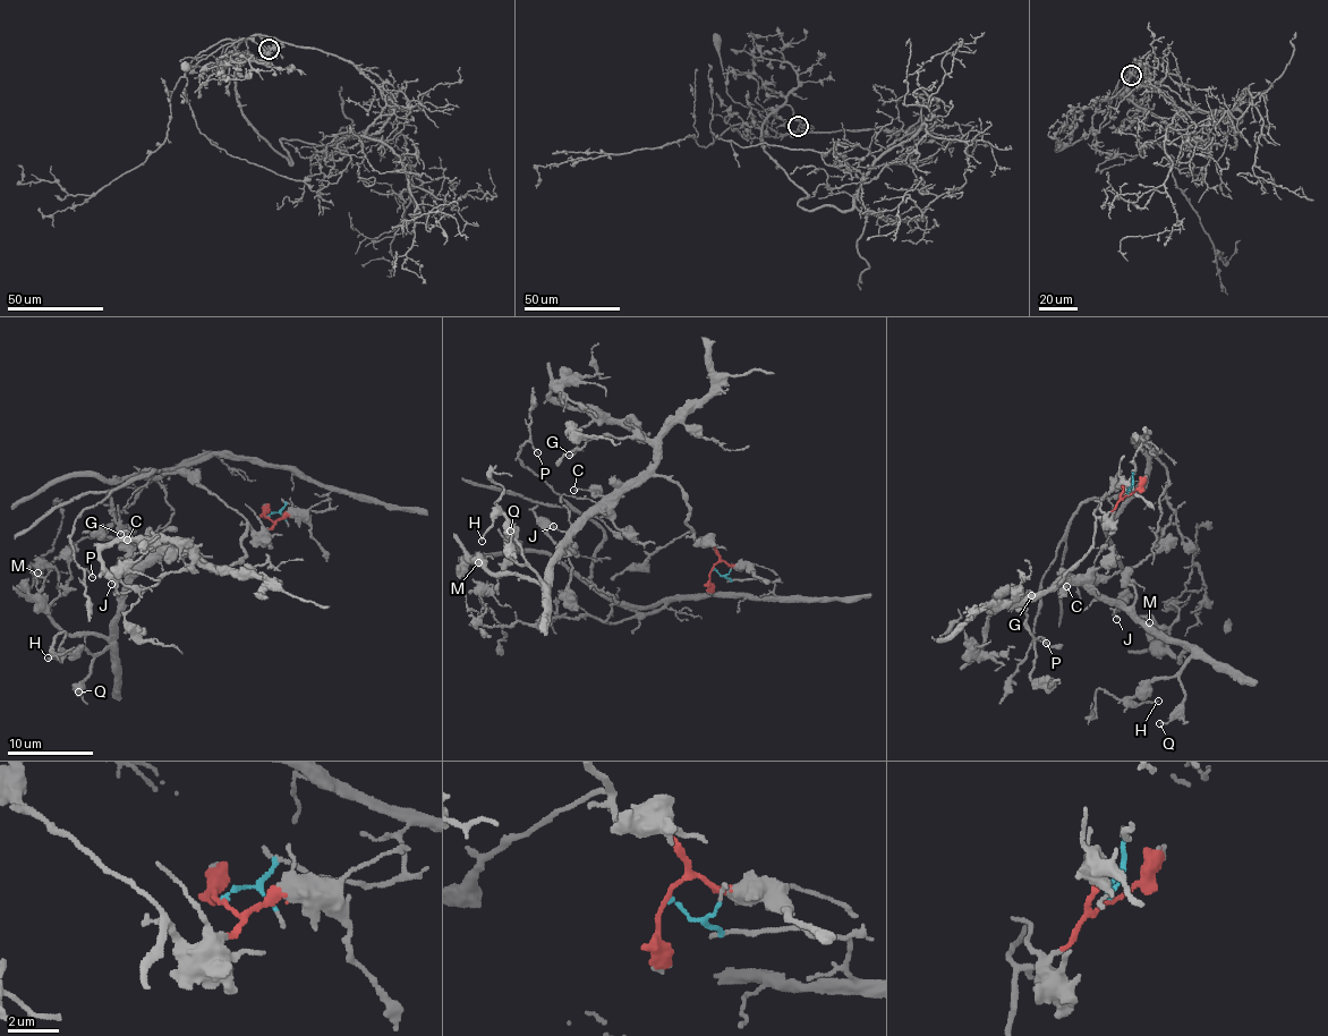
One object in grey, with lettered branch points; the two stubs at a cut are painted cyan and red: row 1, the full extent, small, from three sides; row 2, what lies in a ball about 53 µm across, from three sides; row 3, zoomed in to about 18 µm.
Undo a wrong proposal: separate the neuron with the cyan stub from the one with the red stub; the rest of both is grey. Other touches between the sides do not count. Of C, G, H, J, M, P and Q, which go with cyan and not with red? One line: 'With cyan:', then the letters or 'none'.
With cyan: P

